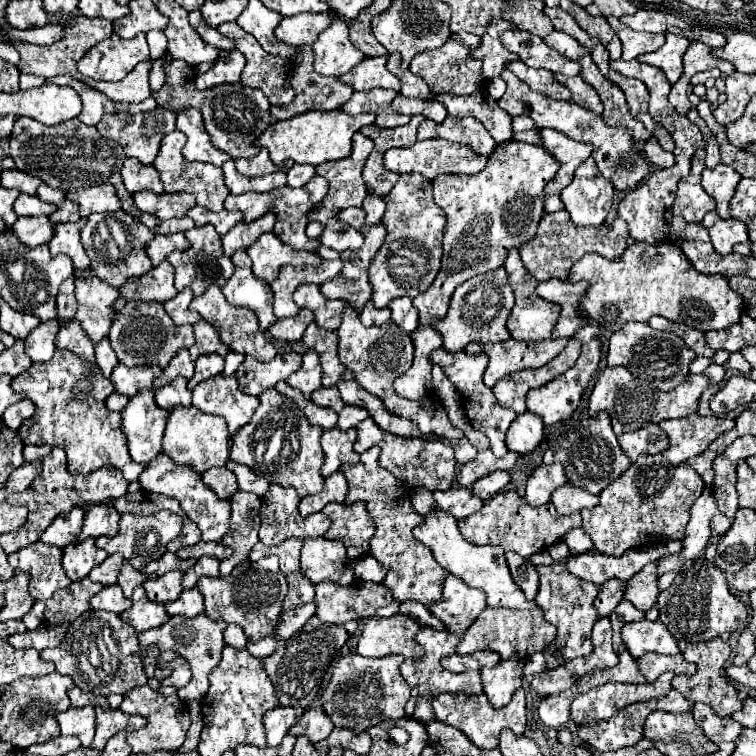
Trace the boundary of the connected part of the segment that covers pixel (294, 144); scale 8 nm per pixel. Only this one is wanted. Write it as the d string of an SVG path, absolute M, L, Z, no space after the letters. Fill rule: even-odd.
M310 110L290 120L270 124L258 138L256 146L264 146L270 152L270 160L274 164L282 164L284 160L294 160L298 164L312 164L318 166L322 162L334 162L350 156L352 150L352 136L366 124L374 122L374 114L360 114L350 116L342 110Z

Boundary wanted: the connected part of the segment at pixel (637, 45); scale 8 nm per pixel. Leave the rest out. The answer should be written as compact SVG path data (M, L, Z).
M608 16L608 24L612 26L612 30L618 34L620 42L622 42L622 60L634 60L640 54L646 52L654 52L664 44L664 34L644 34L644 32L634 32L632 28L626 28L626 24L622 24L618 18Z

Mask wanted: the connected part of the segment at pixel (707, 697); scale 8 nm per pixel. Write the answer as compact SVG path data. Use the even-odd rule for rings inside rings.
M714 638L714 640L708 640L708 642L698 642L698 644L686 646L686 650L682 652L684 660L694 662L698 666L698 670L696 670L694 676L674 676L671 683L672 688L678 690L686 700L690 700L694 704L696 702L708 704L718 716L734 714L736 710L742 708L742 702L738 700L738 690L732 686L732 682L728 678L724 678L720 674L724 670L724 664L726 664L730 652L732 652L730 644L724 642L722 638Z

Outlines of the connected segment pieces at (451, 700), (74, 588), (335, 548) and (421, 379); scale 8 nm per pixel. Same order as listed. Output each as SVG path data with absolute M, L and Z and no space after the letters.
M518 688L510 700L508 706L494 710L484 694L478 696L468 696L468 694L442 694L434 698L434 716L458 730L462 730L472 744L484 750L498 748L498 736L504 728L512 730L516 736L524 734L526 726L526 700L524 700L524 690Z
M90 578L72 582L68 588L58 590L50 600L46 600L44 618L50 624L74 622L80 614L90 610L90 598L98 594L102 588L102 584L96 584Z
M306 538L300 558L302 574L312 582L336 582L348 586L354 582L354 572L350 560L346 558L346 548L338 540L326 538Z
M502 142L494 148L488 164L474 176L438 176L434 184L434 200L446 214L444 242L442 242L442 266L426 292L414 298L414 306L420 310L418 328L410 334L414 340L412 368L394 380L394 390L406 400L424 400L426 392L432 392L432 364L430 352L442 346L442 338L432 328L436 318L446 316L446 308L456 286L468 278L494 268L504 266L510 248L520 248L536 236L536 228L544 214L544 186L558 172L558 160L542 146L528 142Z

